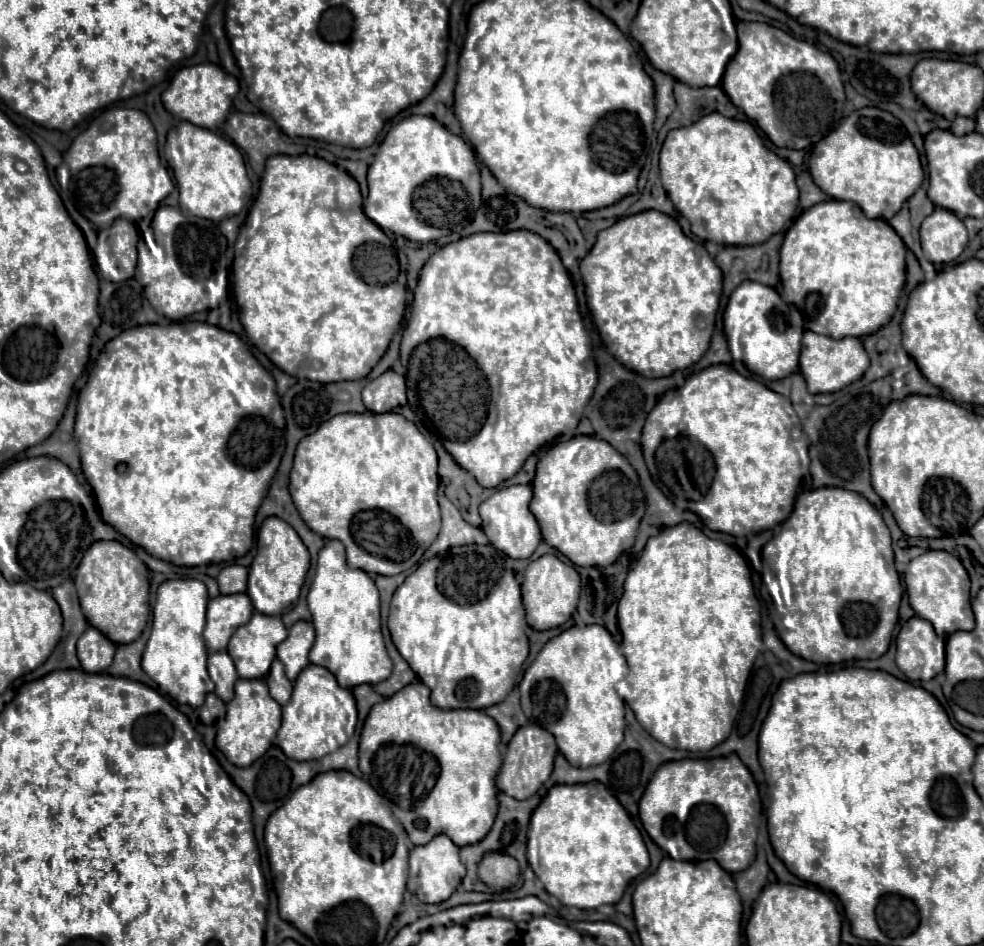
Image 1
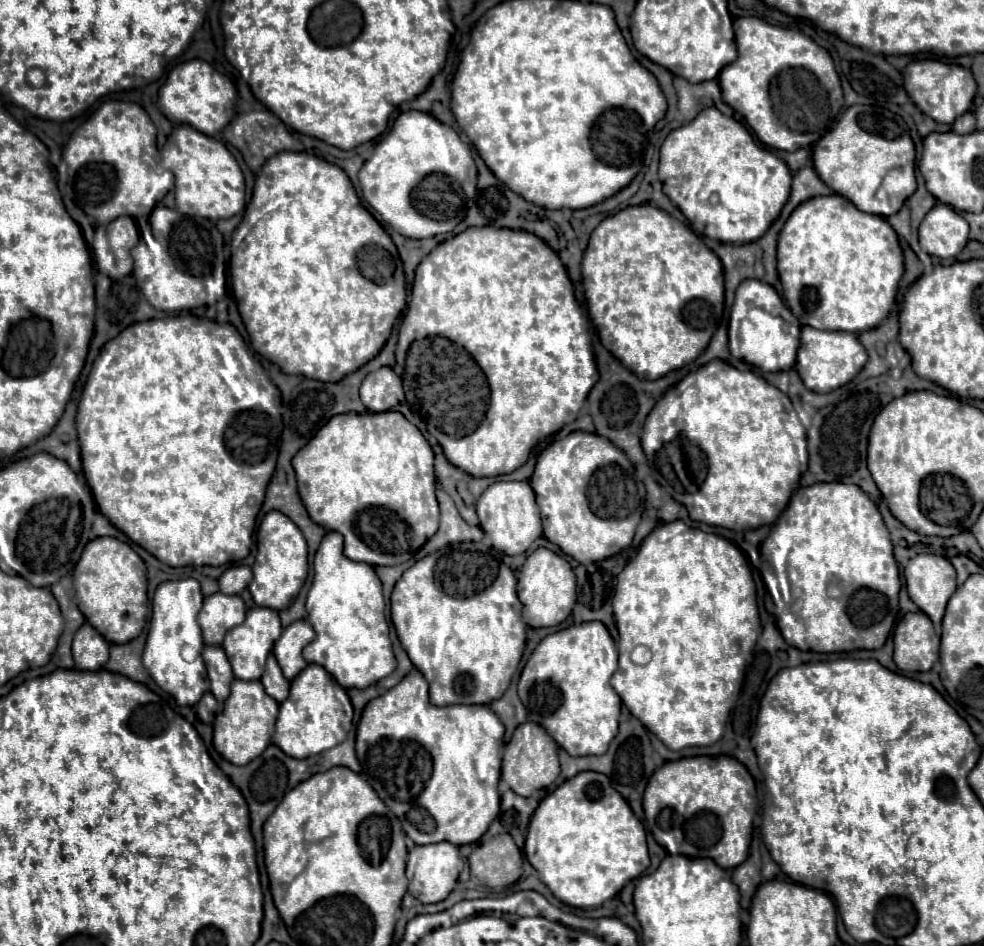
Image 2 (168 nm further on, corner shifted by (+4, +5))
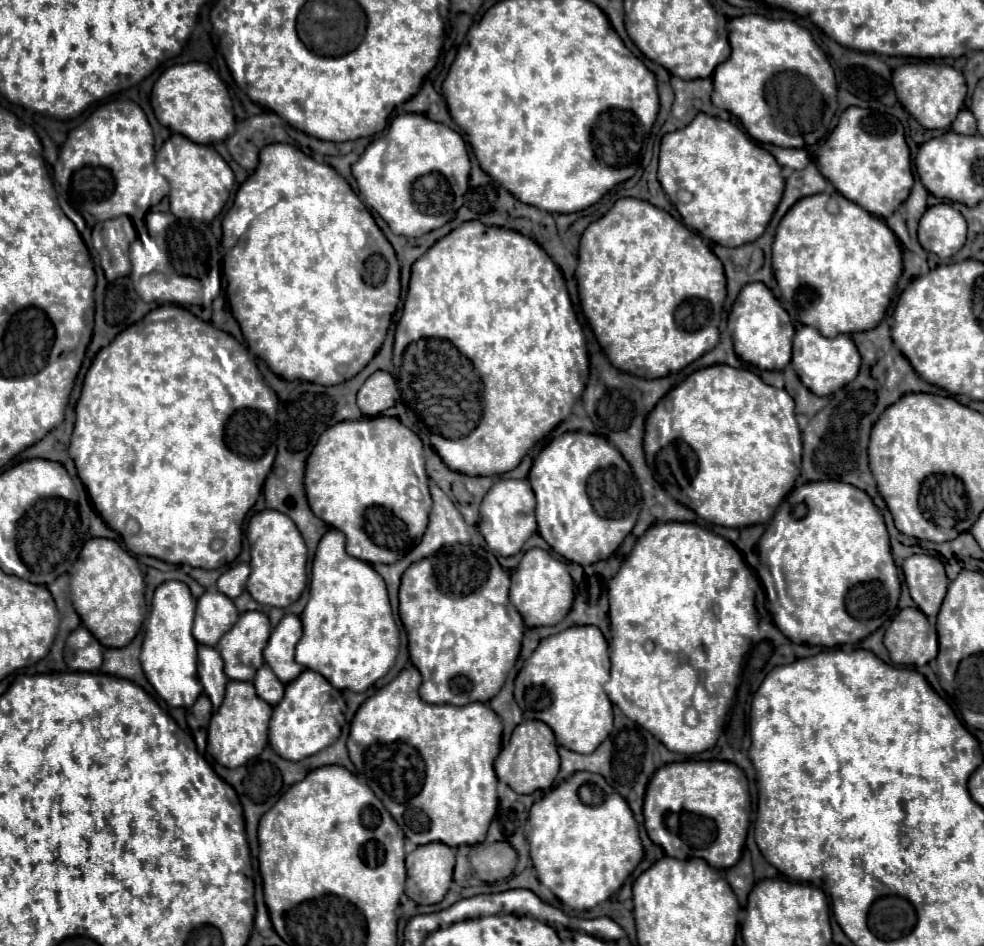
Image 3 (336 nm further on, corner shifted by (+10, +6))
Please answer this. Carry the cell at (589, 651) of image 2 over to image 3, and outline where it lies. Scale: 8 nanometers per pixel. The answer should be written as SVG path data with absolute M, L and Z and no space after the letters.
M572 626L554 636L540 640L538 648L530 654L524 668L514 680L514 700L524 712L526 720L542 720L556 734L558 746L580 754L592 754L600 742L609 736L614 727L612 702L604 692L604 684L610 678L610 658L608 644L596 626Z

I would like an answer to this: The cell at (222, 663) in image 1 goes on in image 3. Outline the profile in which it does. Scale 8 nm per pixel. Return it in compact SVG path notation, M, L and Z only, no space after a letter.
M198 646L198 678L214 708L218 708L224 698L228 676L224 674L224 662L220 658L220 652L212 646Z

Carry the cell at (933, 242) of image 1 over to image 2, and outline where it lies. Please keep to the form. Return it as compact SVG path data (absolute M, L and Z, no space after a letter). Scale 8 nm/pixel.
M936 205L920 223L920 247L928 255L956 257L968 241L968 223L950 205Z

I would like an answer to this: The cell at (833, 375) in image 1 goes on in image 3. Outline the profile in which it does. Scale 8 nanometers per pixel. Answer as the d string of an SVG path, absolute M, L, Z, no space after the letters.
M800 326L794 336L792 366L800 376L802 384L810 392L814 392L816 396L828 396L856 378L860 368L860 352L848 334L838 334L836 338L824 338L816 328Z

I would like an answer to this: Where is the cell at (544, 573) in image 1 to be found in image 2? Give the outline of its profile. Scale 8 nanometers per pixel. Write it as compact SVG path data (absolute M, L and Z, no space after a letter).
M540 547L528 555L522 571L518 573L516 591L522 601L522 619L530 627L554 627L572 613L572 607L576 603L576 575L564 557Z

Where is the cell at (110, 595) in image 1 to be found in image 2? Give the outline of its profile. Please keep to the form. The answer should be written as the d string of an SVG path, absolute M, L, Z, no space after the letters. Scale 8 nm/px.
M98 537L86 545L86 551L82 553L82 559L74 567L74 599L80 611L84 613L86 621L108 641L108 643L128 643L136 639L150 614L148 601L148 581L146 577L146 565L140 559L140 555L124 541L118 541L116 537Z

